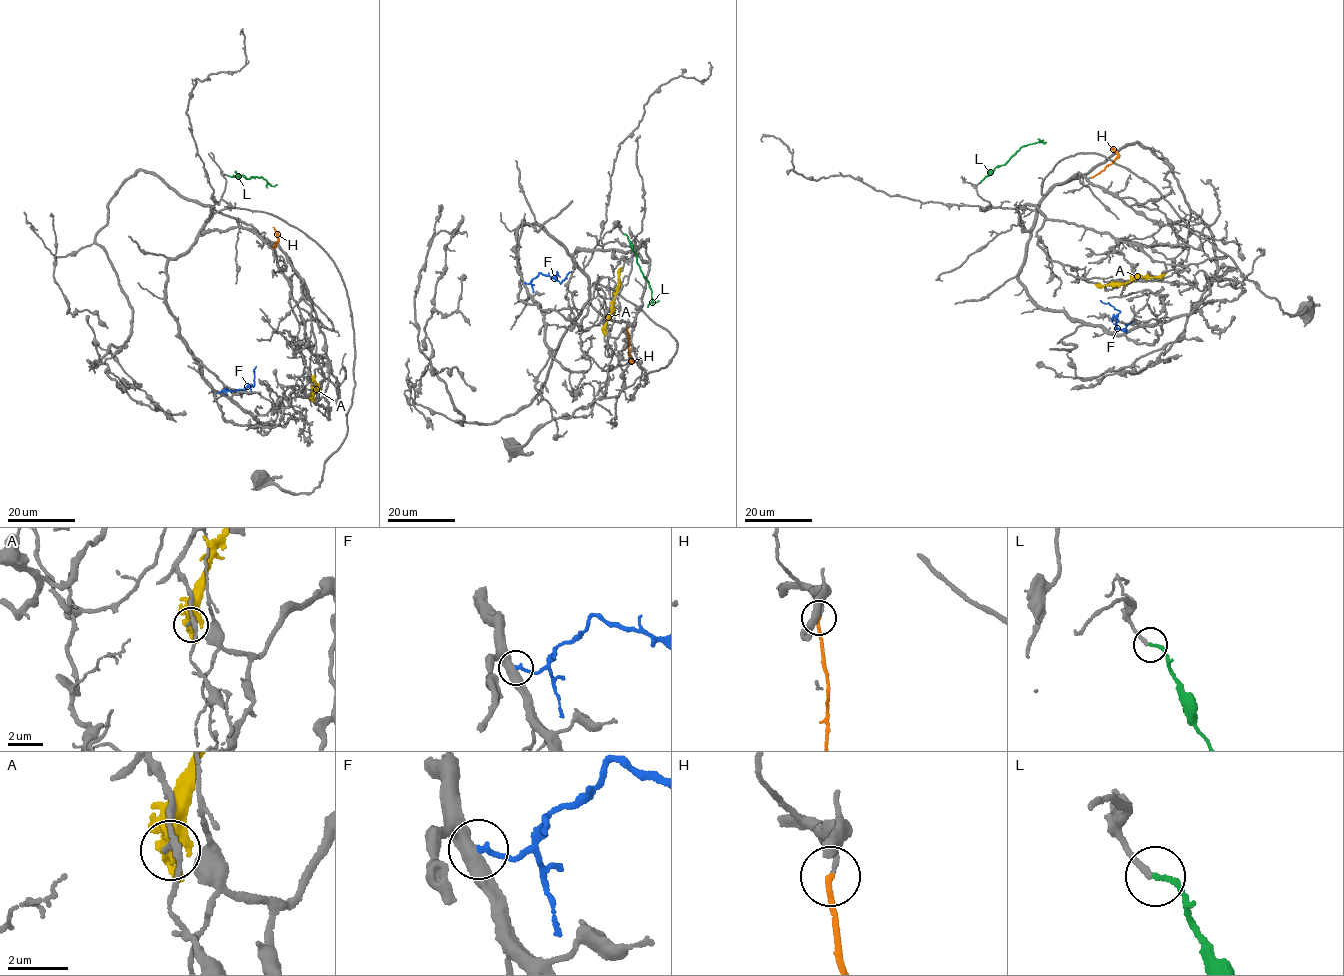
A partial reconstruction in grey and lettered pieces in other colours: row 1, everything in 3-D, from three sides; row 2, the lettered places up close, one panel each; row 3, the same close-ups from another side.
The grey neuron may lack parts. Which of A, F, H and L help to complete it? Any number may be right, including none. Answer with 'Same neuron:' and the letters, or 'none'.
Same neuron: H, L

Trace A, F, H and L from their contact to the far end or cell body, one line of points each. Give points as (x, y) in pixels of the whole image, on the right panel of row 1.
A: (1163, 275), (1100, 286), (1095, 284)
F: (1126, 332), (1126, 329), (1115, 328), (1119, 312), (1100, 301)
H: (1091, 177), (1117, 157), (1116, 151), (1111, 148)
L: (980, 181), (995, 167), (1005, 164), (1022, 146), (1041, 141), (1038, 138)

